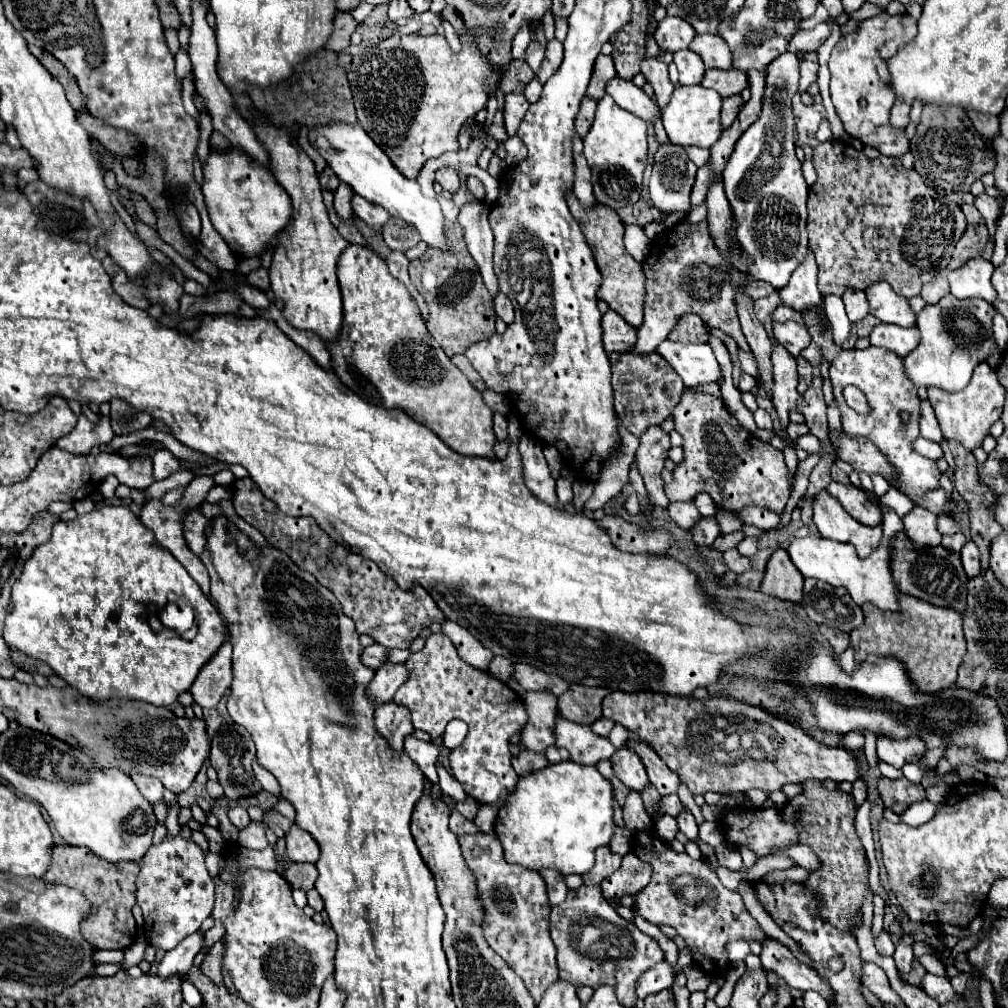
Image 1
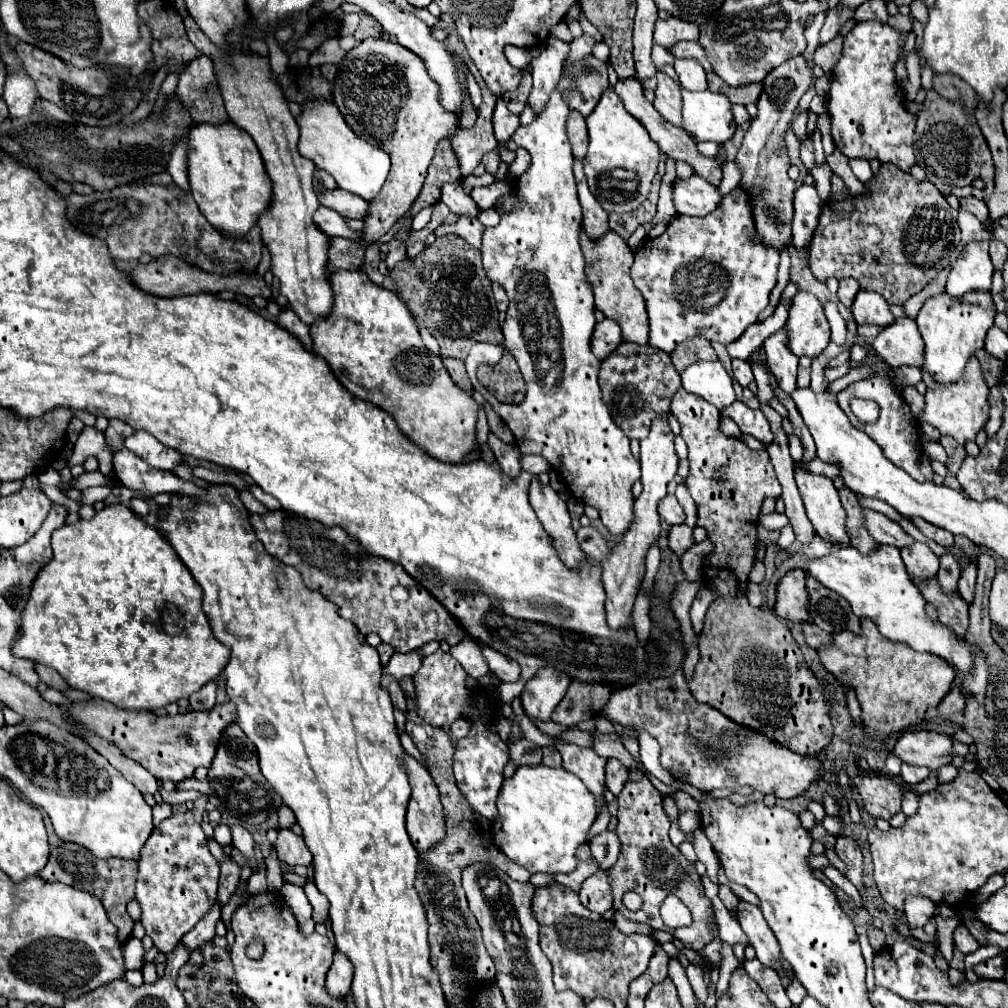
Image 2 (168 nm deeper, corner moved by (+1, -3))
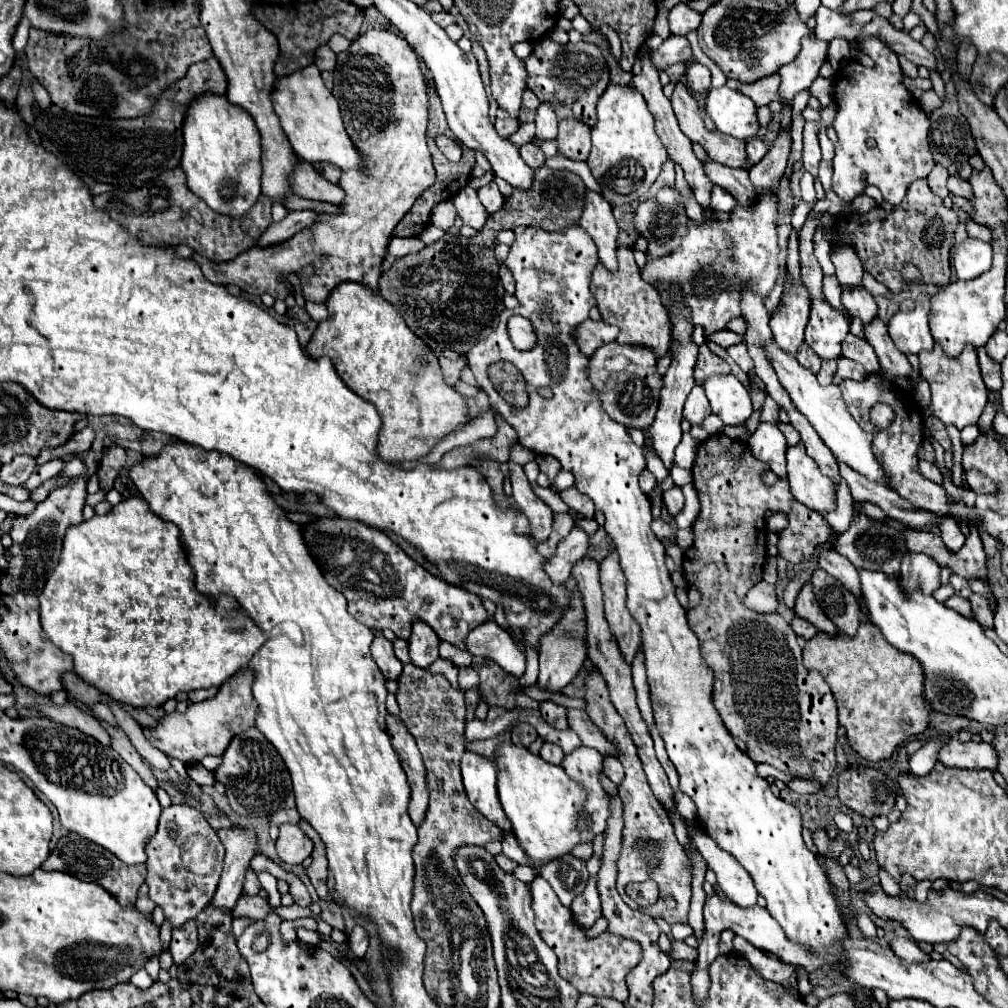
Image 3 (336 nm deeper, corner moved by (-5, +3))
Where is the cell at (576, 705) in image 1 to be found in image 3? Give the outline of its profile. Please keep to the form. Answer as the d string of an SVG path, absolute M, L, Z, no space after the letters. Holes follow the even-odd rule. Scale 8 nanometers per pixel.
M546 700L546 702L540 704L540 714L554 728L558 728L558 730L568 728L568 718L566 718L566 708L564 706L558 706L556 702Z

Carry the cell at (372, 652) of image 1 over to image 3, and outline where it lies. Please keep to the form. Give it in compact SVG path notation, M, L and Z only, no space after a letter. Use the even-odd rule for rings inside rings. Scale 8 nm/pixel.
M396 638L396 640L394 640L394 654L396 654L396 658L398 658L402 664L410 662L410 658L408 658L408 642Z

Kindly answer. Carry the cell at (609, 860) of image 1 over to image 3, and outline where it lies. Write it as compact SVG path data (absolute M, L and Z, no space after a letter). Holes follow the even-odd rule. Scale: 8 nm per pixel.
M566 854L554 862L540 866L540 876L546 878L546 882L554 888L560 902L564 906L570 906L572 900L584 890L590 874L586 870L584 860Z

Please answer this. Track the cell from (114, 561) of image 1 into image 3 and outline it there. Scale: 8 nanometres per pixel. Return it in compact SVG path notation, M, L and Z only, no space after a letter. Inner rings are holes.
M128 498L116 504L108 514L94 516L90 520L80 522L78 526L70 526L66 530L66 538L62 544L62 554L58 560L58 566L48 576L42 594L40 594L40 622L42 630L46 632L48 640L58 646L62 652L70 654L74 658L74 674L88 682L90 686L98 688L102 694L108 694L110 698L132 704L132 706L162 706L166 700L174 698L178 692L192 692L196 688L212 688L222 686L232 674L236 674L242 666L248 664L248 660L256 654L256 650L264 644L266 634L262 634L254 622L248 618L248 614L242 614L242 608L234 602L234 598L228 598L228 606L222 606L224 600L212 602L210 598L198 594L194 586L194 572L186 560L186 552L180 544L180 528L176 524L164 522L160 516L156 516L150 506L142 498Z

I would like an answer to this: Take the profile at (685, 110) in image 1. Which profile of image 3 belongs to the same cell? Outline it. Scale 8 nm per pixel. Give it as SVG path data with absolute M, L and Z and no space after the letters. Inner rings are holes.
M728 86L708 92L706 112L722 134L738 140L752 138L760 128L756 120L756 104L742 92L730 90Z

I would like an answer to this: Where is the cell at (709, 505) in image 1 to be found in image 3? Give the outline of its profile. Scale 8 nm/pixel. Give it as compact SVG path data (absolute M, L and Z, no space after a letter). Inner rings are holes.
M684 484L682 486L682 492L684 492L684 498L686 498L686 504L682 508L682 512L674 518L678 528L688 528L694 524L694 520L698 518L698 512L700 512L700 500L698 500L698 494L696 494L696 488L694 484Z

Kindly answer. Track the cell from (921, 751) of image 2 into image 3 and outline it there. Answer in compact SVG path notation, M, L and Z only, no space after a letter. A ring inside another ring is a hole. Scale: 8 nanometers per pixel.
M950 738L938 750L938 760L944 766L954 768L974 768L974 770L996 770L998 756L994 748L986 742L960 742Z

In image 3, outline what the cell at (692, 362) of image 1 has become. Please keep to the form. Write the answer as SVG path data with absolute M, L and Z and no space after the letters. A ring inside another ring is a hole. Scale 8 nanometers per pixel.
M712 374L702 384L706 396L710 400L712 412L722 418L724 424L736 426L744 424L752 414L752 402L748 390L740 384L740 380L730 374Z

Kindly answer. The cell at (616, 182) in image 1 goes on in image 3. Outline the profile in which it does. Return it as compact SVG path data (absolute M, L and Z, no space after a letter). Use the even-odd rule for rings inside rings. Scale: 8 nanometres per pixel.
M610 84L598 100L598 122L592 126L592 150L588 156L588 166L602 188L602 196L612 206L640 202L656 182L666 160L666 148L654 130L654 118L642 94L634 86Z

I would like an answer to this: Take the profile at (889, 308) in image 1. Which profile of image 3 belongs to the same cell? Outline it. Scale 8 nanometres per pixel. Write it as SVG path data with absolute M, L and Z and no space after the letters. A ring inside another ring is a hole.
M864 286L844 288L842 290L842 304L850 316L860 318L864 324L870 324L878 316L878 302Z

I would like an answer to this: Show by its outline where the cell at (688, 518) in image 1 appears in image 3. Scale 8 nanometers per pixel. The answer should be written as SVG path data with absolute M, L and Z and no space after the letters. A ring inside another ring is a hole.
M678 486L666 490L666 492L662 494L662 498L664 498L666 510L668 510L672 516L676 516L676 514L684 508L684 494L682 494L682 490L680 490Z

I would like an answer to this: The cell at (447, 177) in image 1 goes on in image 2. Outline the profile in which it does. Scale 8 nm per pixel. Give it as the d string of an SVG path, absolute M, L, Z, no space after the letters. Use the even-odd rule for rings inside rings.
M458 182L442 186L442 202L450 208L450 212L454 212L458 216L476 218L480 214L476 202L462 190L462 186Z

